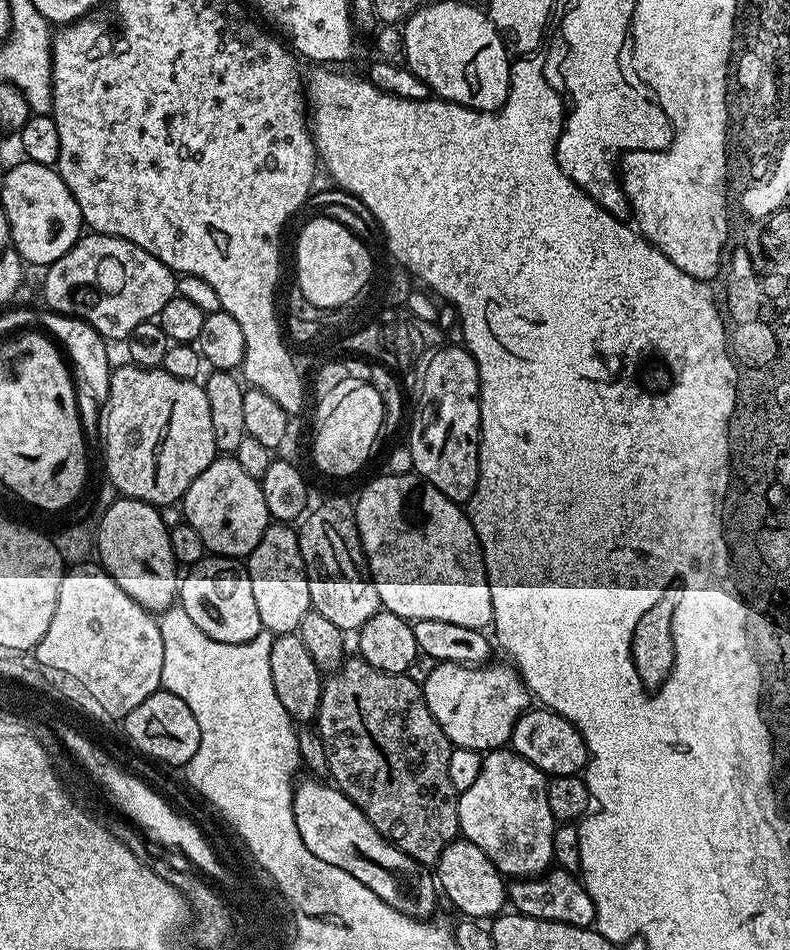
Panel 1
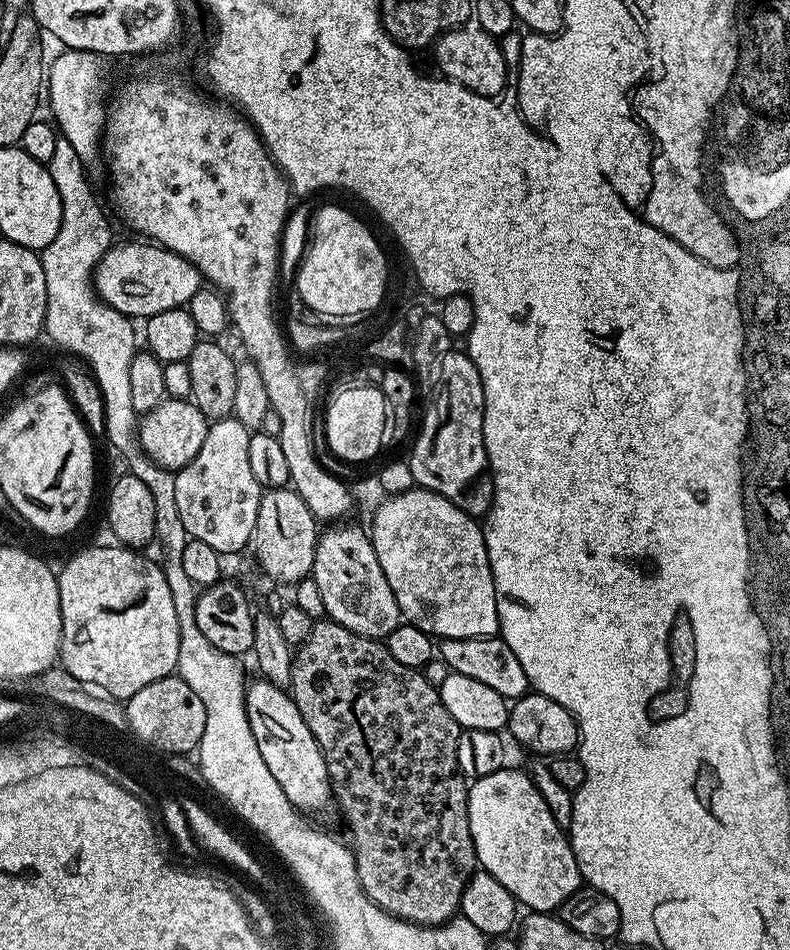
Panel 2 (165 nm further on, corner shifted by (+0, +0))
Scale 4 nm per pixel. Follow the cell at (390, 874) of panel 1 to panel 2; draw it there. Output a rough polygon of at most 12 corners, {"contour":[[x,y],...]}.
{"contour":[[244,689],[258,754],[304,814],[331,805],[324,755],[291,695]]}

